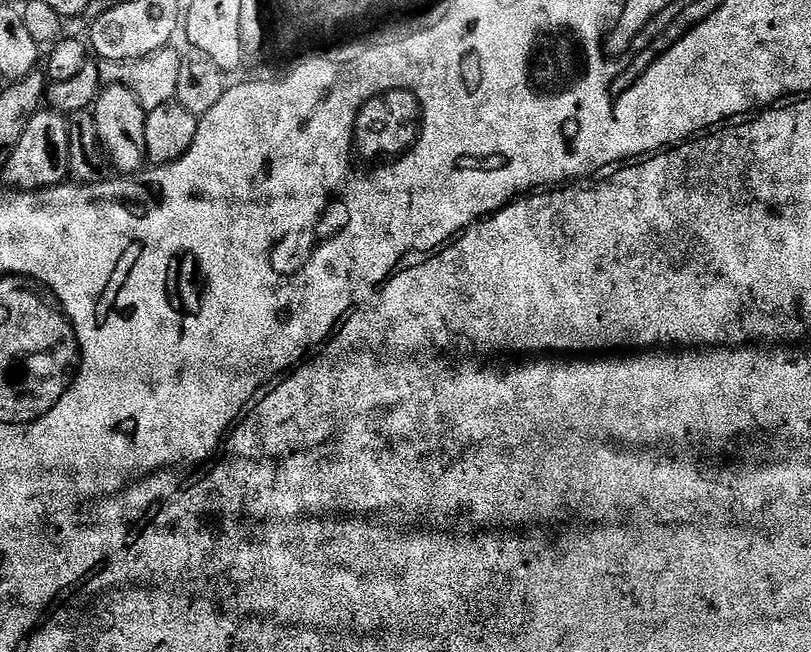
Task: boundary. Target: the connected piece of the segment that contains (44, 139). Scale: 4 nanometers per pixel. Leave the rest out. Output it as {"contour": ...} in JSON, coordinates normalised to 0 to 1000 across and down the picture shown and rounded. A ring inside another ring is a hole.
{"contour":[[[51,169],[35,183],[32,199],[27,199],[27,212],[22,212],[22,224],[12,235],[2,255],[5,276],[11,290],[22,294],[54,294],[58,288],[72,288],[85,275],[84,262],[84,184],[75,173]]]}

